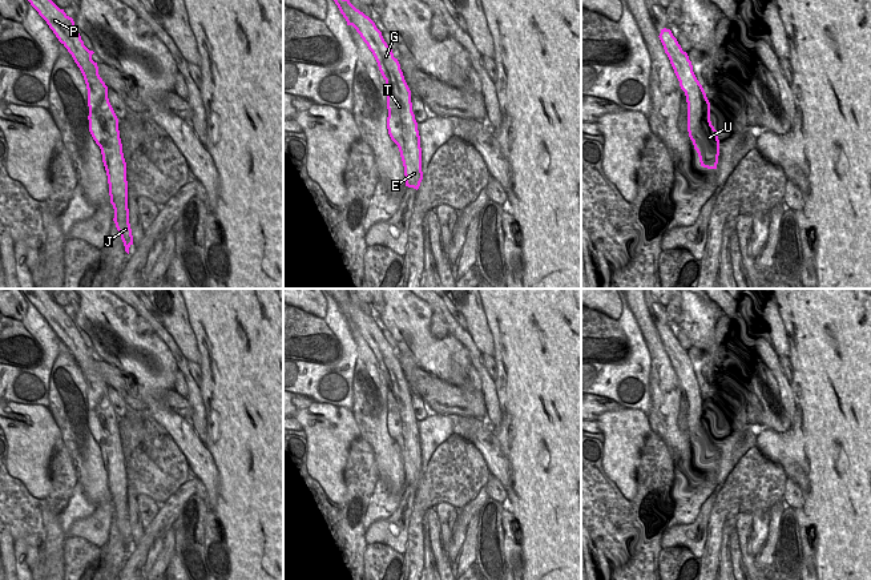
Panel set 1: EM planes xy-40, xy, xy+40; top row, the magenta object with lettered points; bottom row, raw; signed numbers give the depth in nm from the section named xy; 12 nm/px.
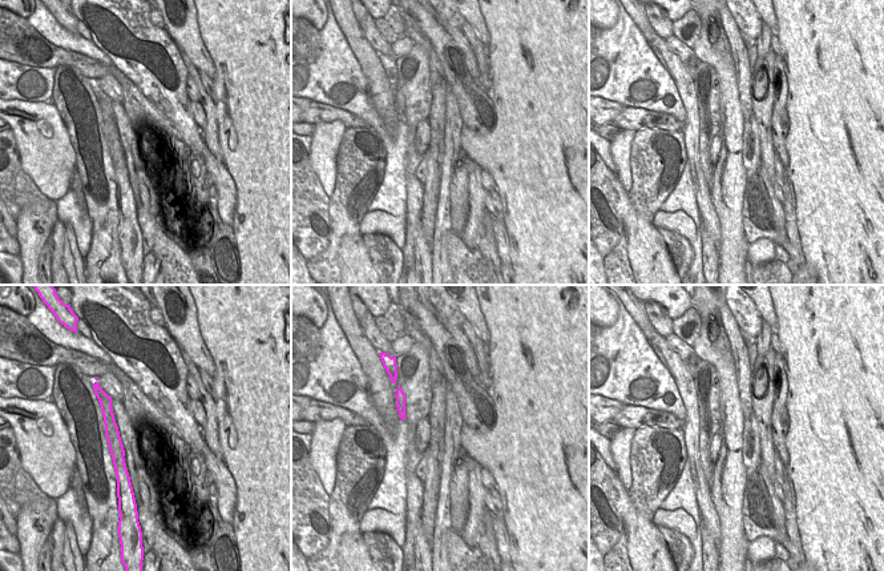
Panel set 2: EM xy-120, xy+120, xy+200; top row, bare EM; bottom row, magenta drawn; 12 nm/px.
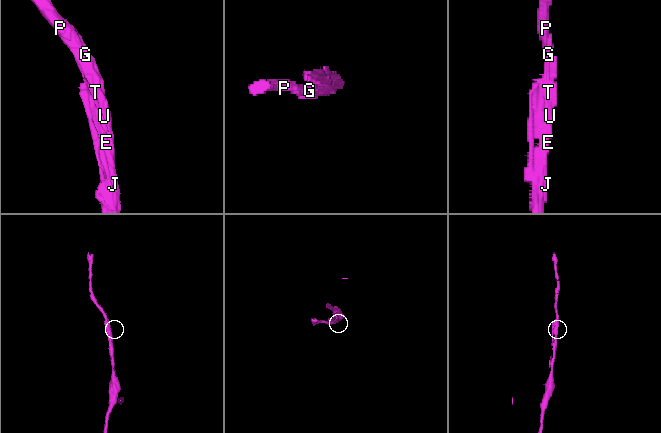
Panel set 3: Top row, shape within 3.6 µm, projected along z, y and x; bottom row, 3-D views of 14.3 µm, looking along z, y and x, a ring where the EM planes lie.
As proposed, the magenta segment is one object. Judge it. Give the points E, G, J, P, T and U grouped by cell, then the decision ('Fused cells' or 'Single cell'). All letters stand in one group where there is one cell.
Groups: E G J P T U. Single cell

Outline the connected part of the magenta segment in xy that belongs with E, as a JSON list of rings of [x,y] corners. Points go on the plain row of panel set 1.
[[[324,289],[324,291],[335,299],[347,323],[356,327],[378,361],[387,383],[388,432],[399,446],[406,484],[418,488],[423,478],[420,434],[412,410],[411,388],[404,378],[400,362],[375,321],[356,307],[347,293],[343,295],[339,289]]]

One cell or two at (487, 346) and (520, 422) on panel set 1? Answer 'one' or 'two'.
two

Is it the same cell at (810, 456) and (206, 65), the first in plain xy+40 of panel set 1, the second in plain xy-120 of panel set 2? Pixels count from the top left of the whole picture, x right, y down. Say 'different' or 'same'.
different

